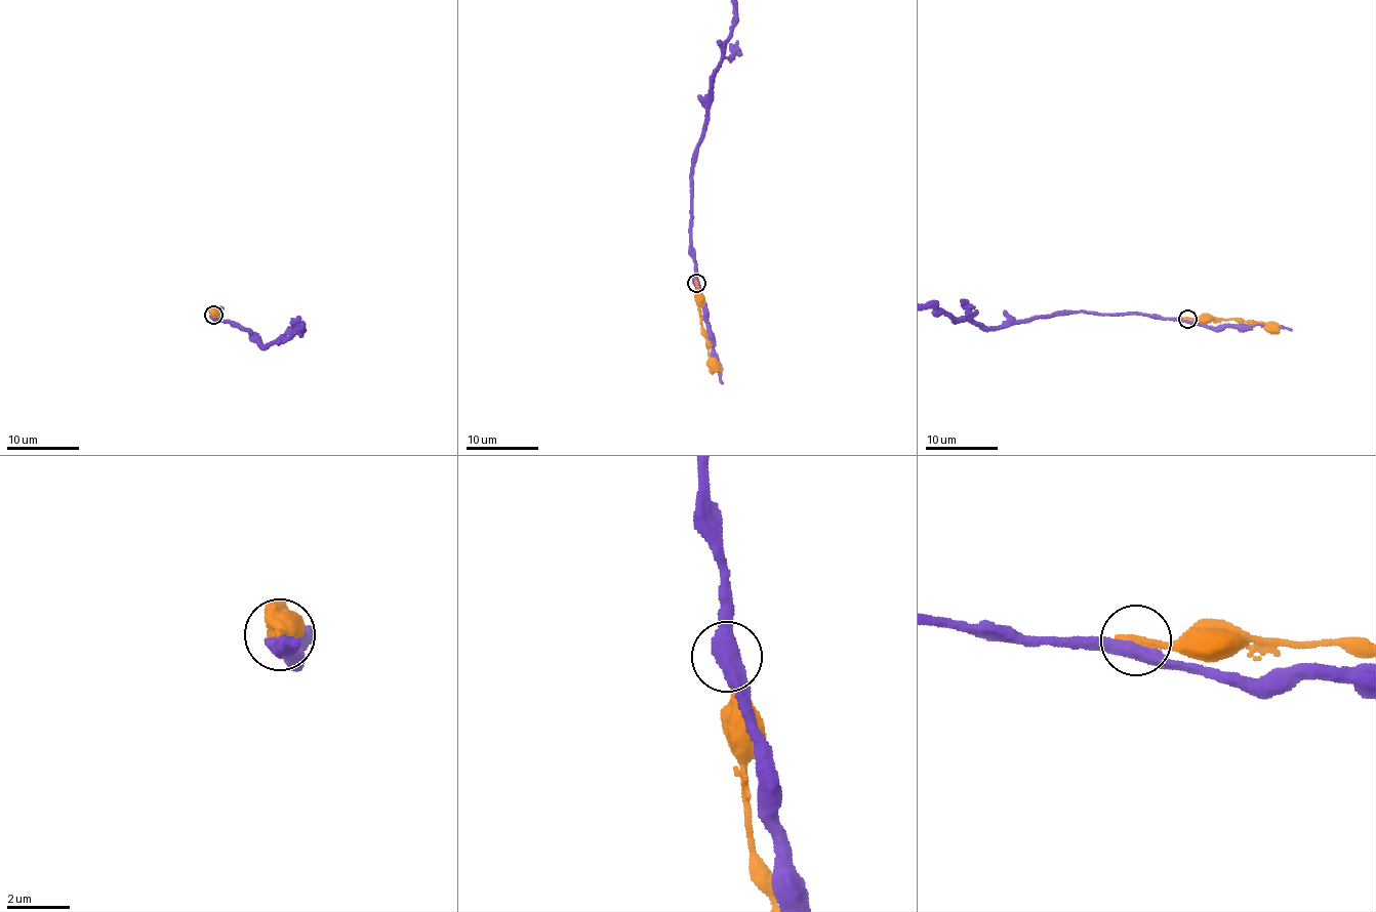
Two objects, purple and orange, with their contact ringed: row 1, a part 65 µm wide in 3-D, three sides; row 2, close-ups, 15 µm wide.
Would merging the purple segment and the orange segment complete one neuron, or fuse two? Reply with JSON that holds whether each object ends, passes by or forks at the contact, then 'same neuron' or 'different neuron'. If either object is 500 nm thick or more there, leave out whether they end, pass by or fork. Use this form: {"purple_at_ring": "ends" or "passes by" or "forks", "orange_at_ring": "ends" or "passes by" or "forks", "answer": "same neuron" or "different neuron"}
{"answer": "different neuron"}

